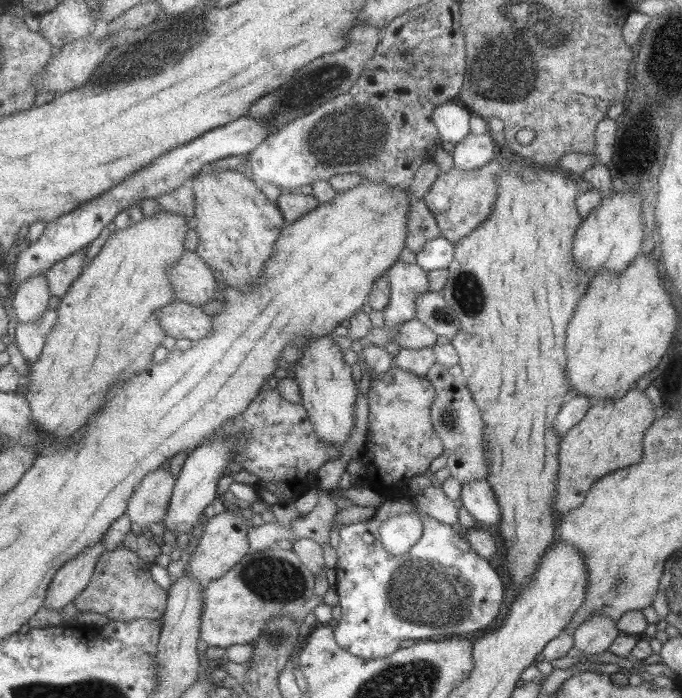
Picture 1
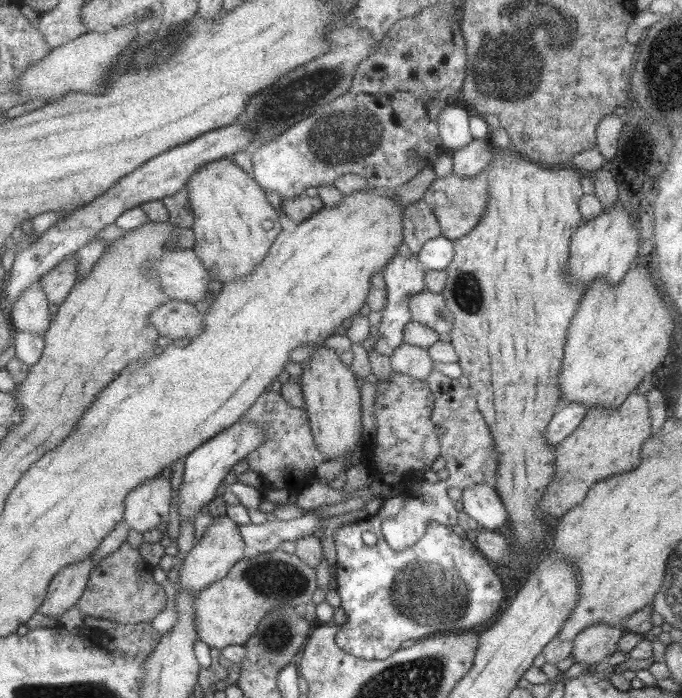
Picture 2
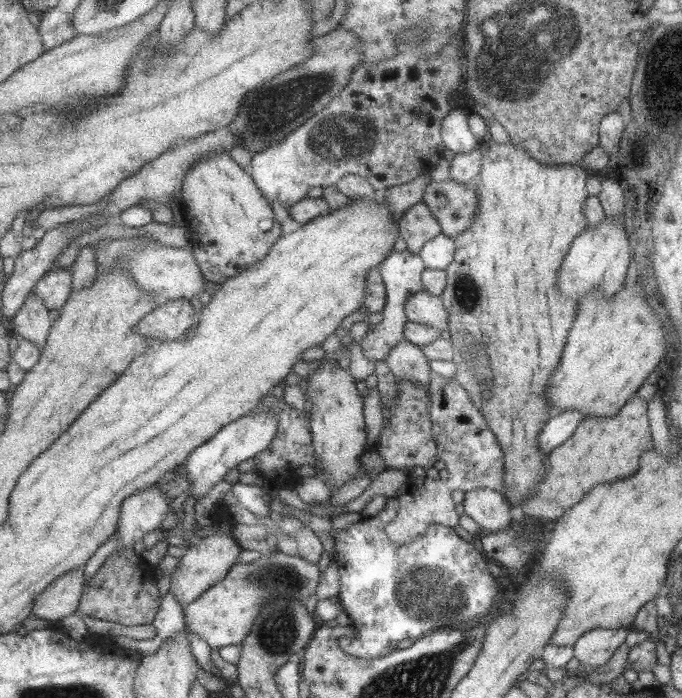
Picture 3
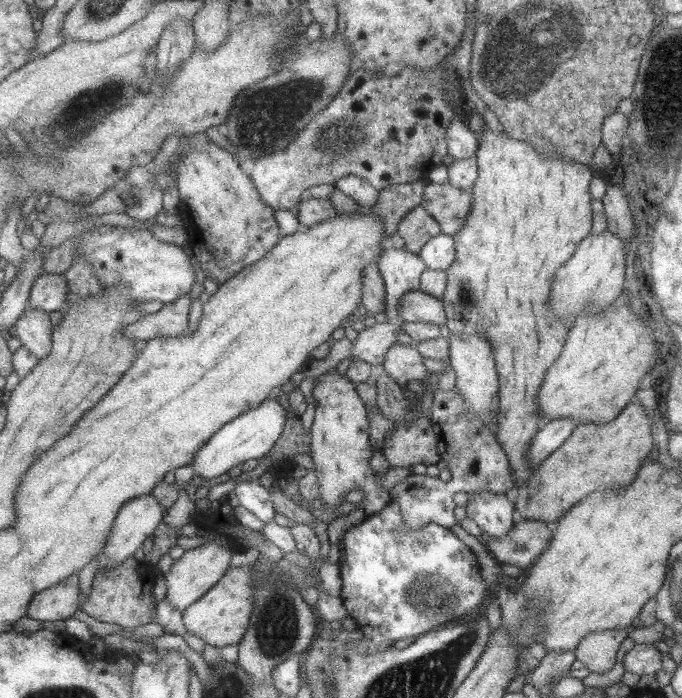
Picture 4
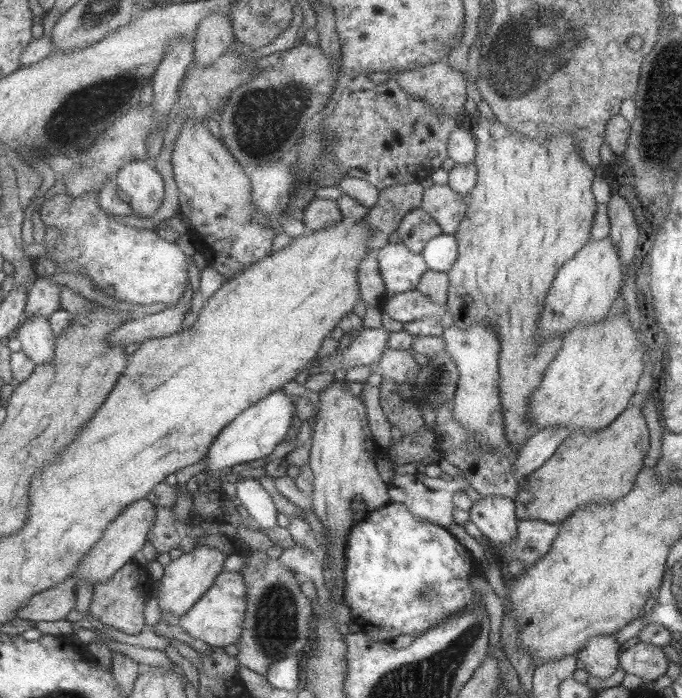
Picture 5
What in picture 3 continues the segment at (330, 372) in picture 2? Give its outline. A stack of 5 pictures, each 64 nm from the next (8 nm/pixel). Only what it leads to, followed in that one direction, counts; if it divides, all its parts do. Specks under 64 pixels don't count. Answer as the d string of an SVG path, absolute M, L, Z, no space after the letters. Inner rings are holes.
M328 356L321 359L322 364L317 370L308 374L305 379L305 398L311 402L310 408L310 434L312 445L317 458L317 465L323 468L324 476L329 482L335 484L331 490L339 489L348 480L353 480L359 476L358 468L361 466L359 457L366 451L365 449L365 424L363 423L363 400L355 388L355 379L349 371L343 370L337 362L327 361Z

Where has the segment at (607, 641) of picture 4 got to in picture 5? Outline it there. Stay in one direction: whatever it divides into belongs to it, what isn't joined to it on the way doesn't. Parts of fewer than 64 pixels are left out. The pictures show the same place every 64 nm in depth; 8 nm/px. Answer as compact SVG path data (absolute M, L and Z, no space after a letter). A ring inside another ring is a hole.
M615 633L601 636L592 636L577 650L576 658L584 664L588 676L607 678L617 670L620 650L615 642Z

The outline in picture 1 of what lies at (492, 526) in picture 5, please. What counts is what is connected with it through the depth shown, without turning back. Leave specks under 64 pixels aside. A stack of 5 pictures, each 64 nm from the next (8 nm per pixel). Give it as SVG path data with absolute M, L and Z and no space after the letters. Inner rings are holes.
M469 480L460 486L460 499L462 507L469 512L477 522L489 526L497 524L499 508L493 489L483 480Z

